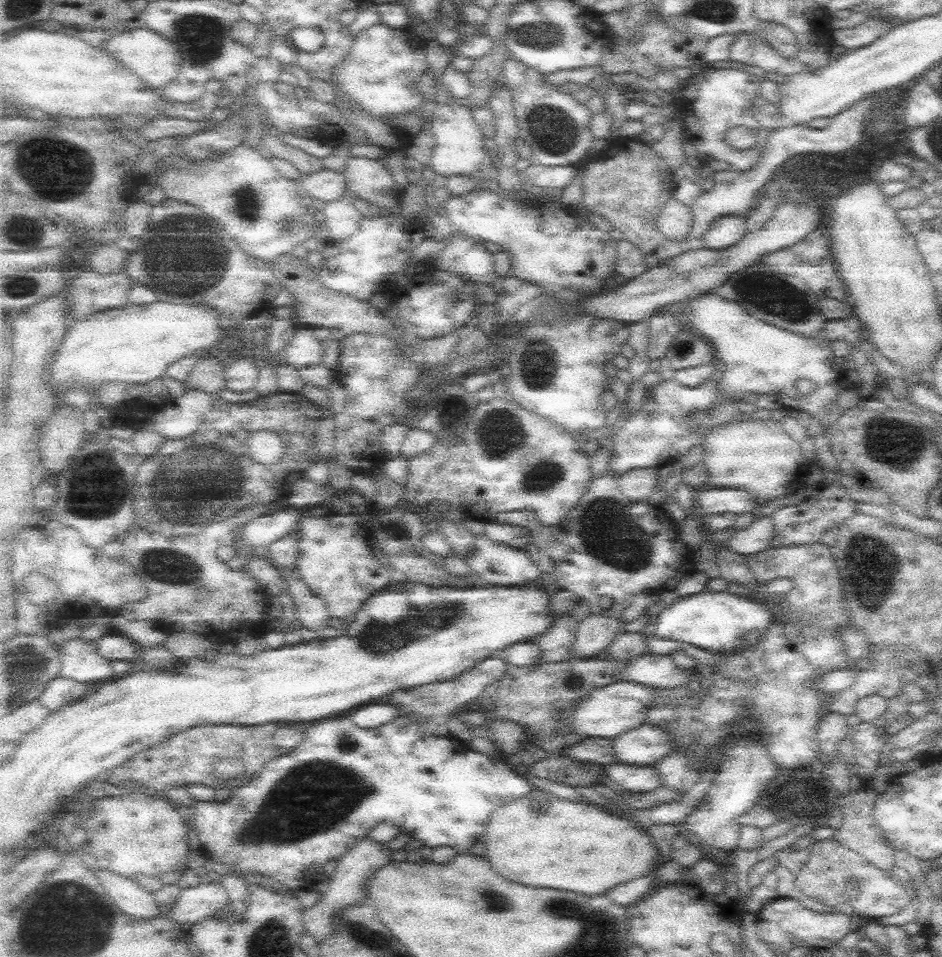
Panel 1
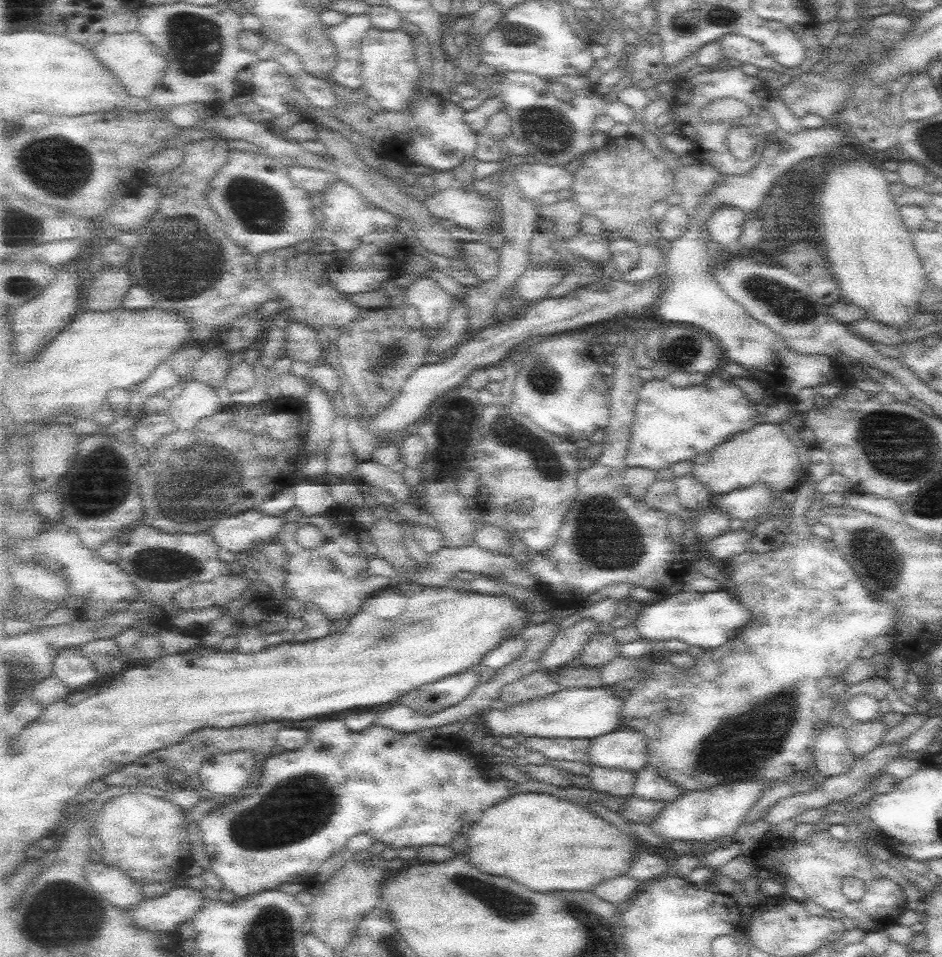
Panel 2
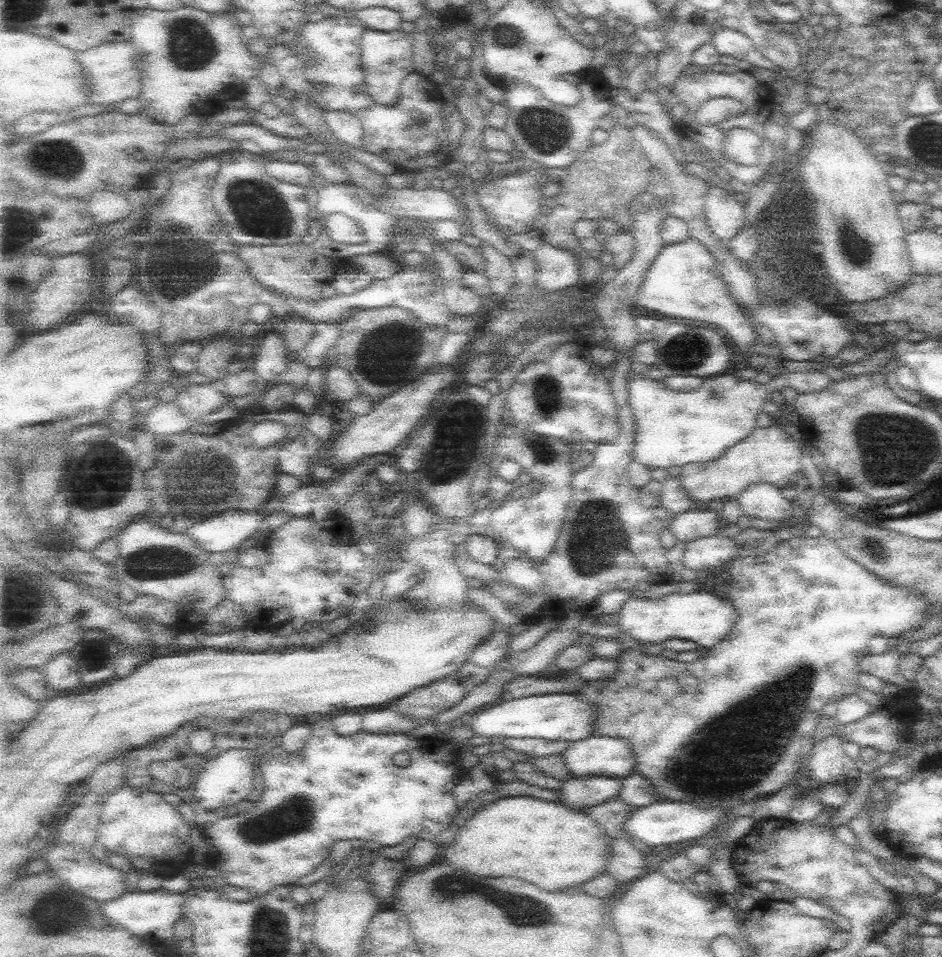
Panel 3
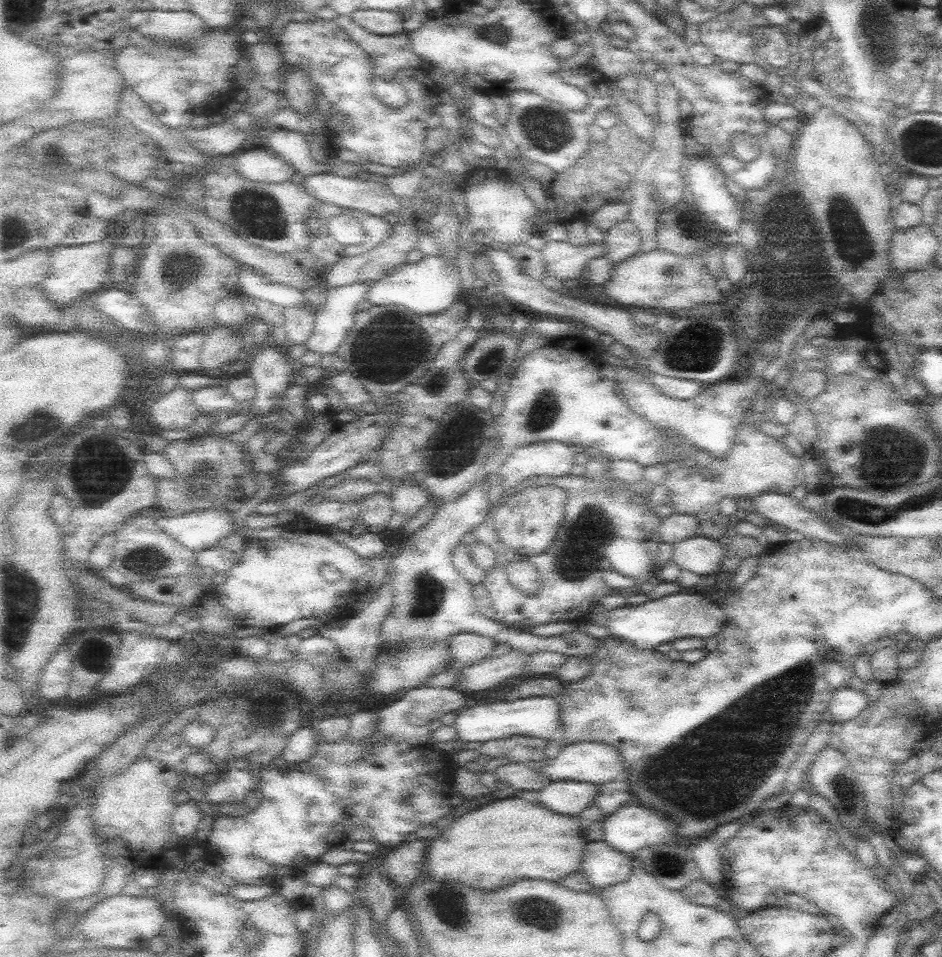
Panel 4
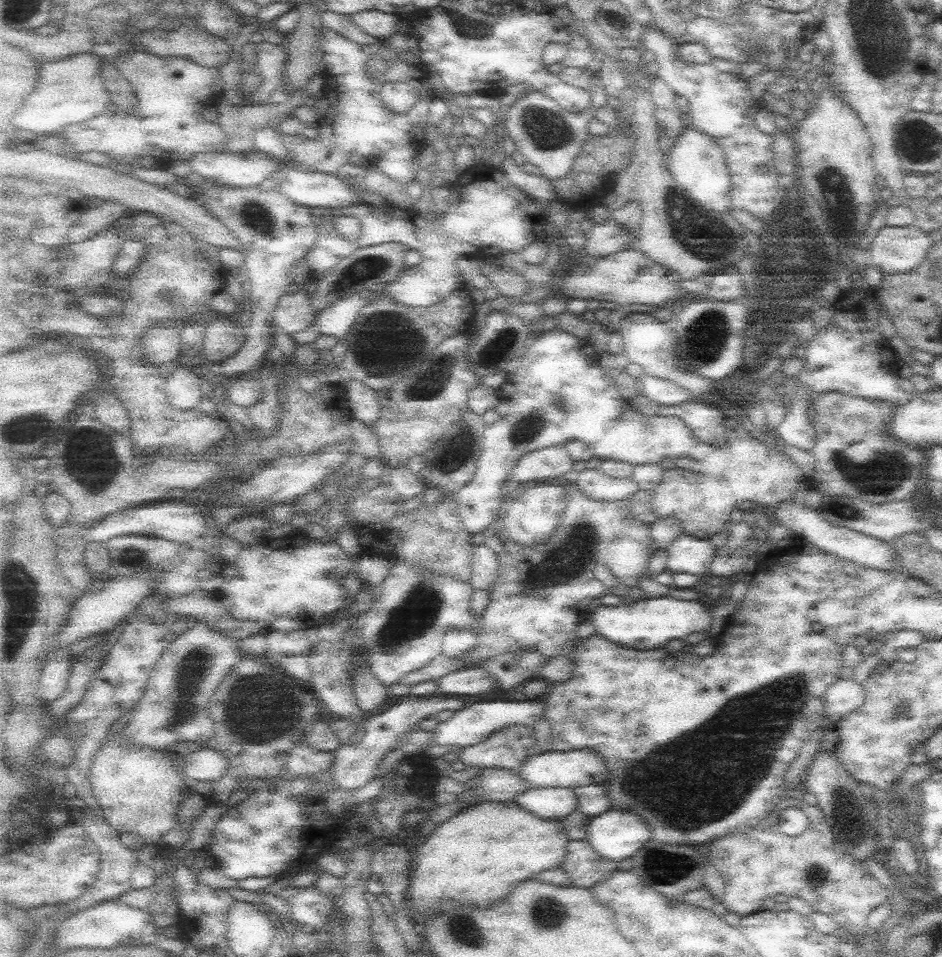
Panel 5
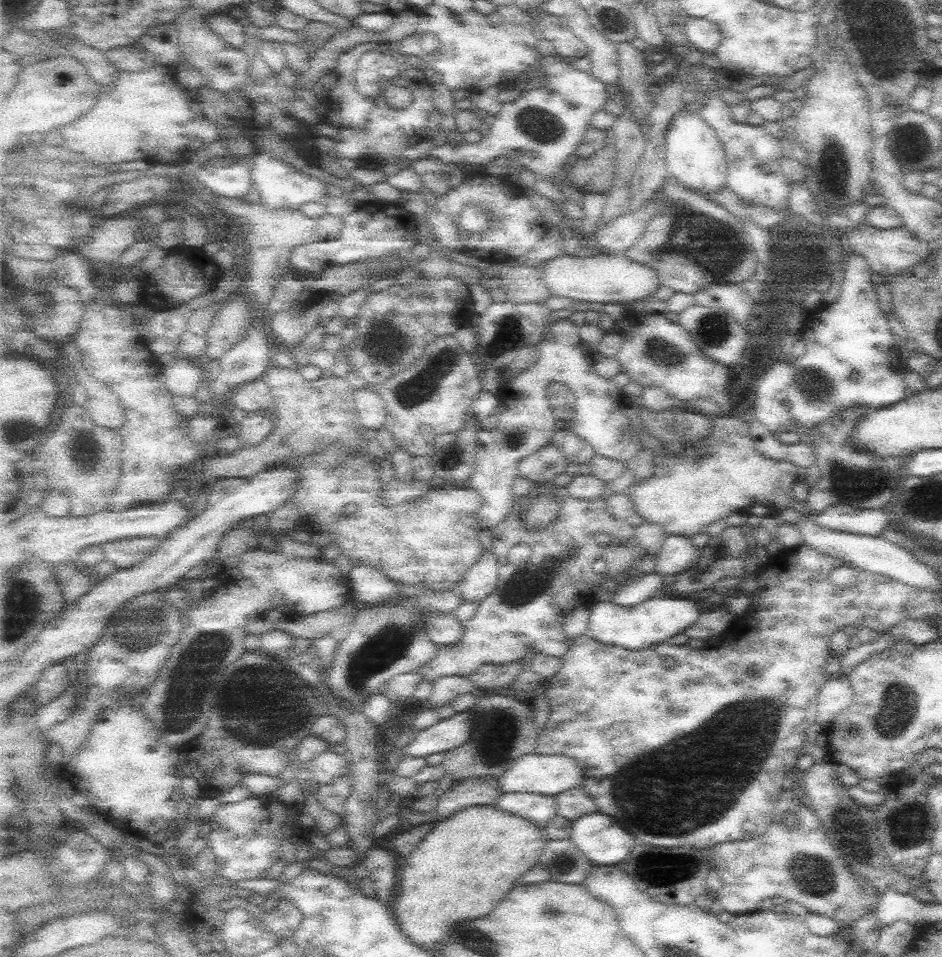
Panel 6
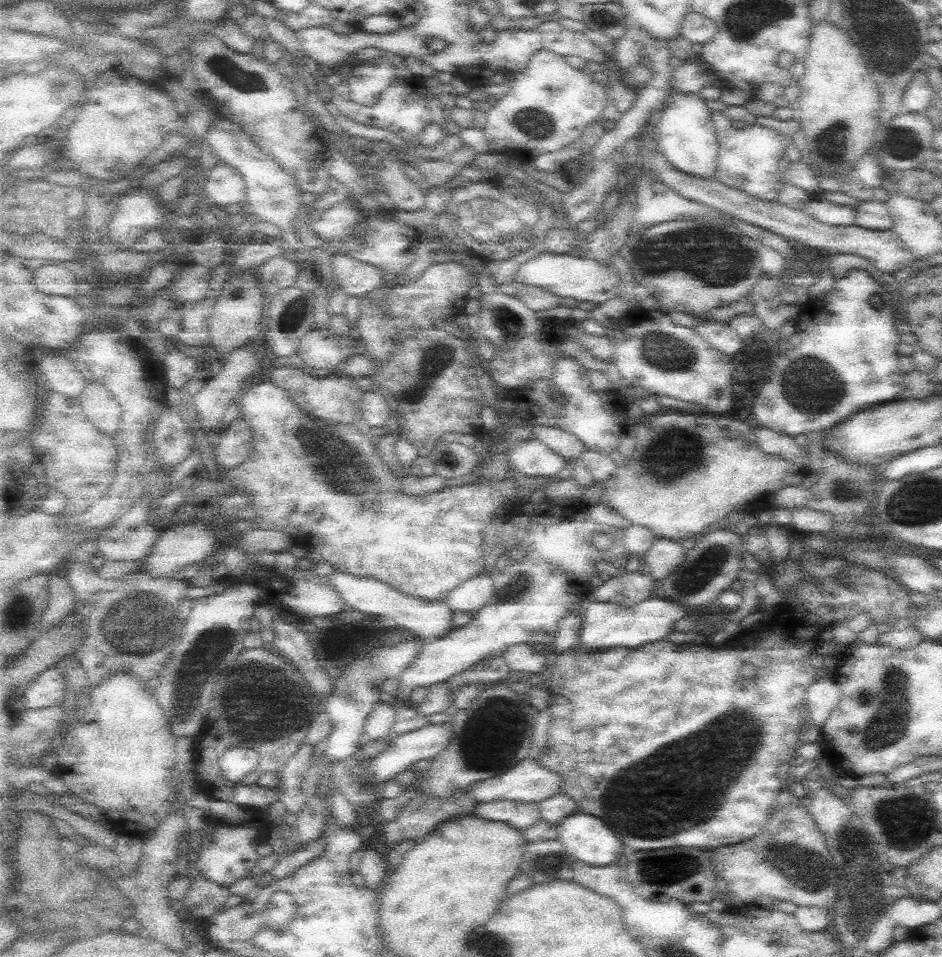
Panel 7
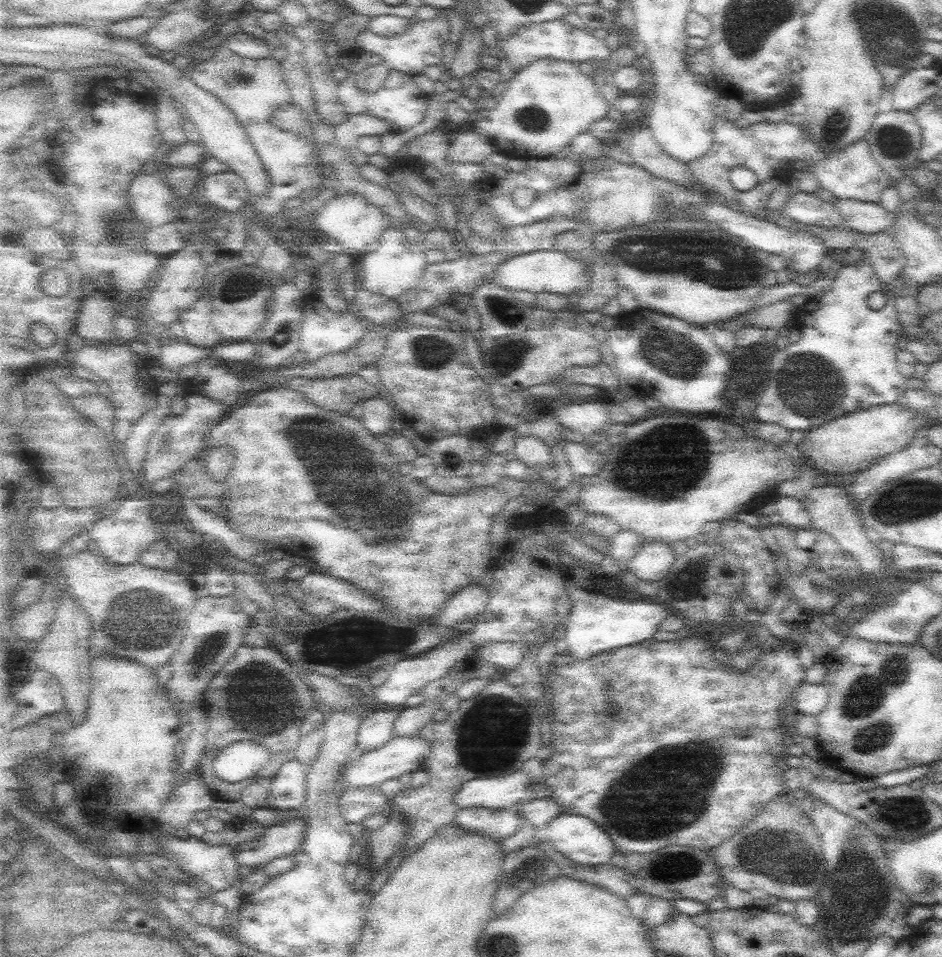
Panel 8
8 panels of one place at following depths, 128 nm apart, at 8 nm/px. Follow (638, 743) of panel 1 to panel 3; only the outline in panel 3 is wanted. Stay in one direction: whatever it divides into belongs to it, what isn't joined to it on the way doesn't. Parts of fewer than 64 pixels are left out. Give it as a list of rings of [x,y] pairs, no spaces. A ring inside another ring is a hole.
[[[594,736],[570,743],[563,754],[566,768],[575,777],[610,776],[624,778],[636,770],[634,748],[618,736]]]

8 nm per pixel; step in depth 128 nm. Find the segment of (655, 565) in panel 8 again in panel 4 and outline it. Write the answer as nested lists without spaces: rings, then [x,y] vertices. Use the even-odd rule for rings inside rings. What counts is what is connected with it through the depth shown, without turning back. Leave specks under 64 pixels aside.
[[[696,535],[674,544],[674,560],[681,570],[690,570],[701,577],[711,576],[724,561],[725,548],[718,539]]]

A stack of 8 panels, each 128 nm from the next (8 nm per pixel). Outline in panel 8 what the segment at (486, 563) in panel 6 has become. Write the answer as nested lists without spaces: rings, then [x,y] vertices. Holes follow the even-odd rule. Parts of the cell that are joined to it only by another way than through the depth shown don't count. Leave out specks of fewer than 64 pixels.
[[[478,583],[462,588],[446,602],[438,624],[445,628],[455,627],[466,620],[475,621],[486,608],[489,598],[489,590]]]

